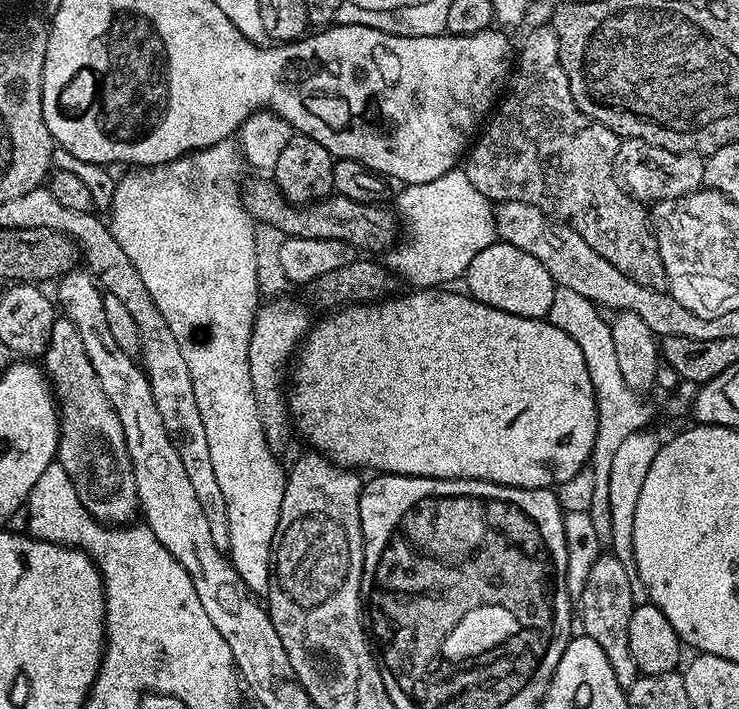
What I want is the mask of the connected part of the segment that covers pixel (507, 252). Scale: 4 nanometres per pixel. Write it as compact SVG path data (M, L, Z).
M503 242L486 246L486 250L474 254L474 262L470 262L466 273L467 280L467 295L478 302L494 306L498 310L506 310L506 314L518 314L531 320L547 317L550 302L554 302L558 287L550 278L550 270L546 270L546 266L538 262L538 258L526 254L526 250L518 250L518 246Z

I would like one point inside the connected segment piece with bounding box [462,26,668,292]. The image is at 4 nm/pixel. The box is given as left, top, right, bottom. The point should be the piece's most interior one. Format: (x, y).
(539, 148)

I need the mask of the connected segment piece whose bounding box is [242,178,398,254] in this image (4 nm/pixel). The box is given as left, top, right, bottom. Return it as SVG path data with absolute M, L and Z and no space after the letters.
M256 179L260 180L252 180L248 185L246 183L243 185L244 206L253 220L261 225L269 224L270 227L277 228L285 237L340 239L342 242L352 245L356 250L365 248L368 251L365 253L368 254L376 254L372 252L380 251L383 253L397 243L397 213L391 207L389 207L390 209L384 208L383 203L363 204L354 202L354 198L333 194L301 206L291 204L271 179Z

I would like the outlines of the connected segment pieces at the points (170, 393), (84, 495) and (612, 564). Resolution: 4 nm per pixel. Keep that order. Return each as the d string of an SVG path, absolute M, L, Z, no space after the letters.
M46 186L27 192L26 202L30 228L54 230L74 240L83 259L88 259L87 267L96 277L101 289L107 295L119 298L122 306L130 310L134 326L138 326L139 359L152 387L154 406L158 406L158 414L162 414L162 426L166 426L170 442L174 450L178 450L178 458L182 458L182 467L190 477L190 483L194 485L194 494L201 498L219 497L218 478L214 475L214 465L210 463L210 445L206 442L202 414L198 414L198 402L194 399L194 382L190 382L186 358L182 358L178 338L174 338L170 326L166 326L166 318L162 318L158 306L154 306L154 298L150 298L150 290L146 290L146 282L142 282L138 270L134 270L134 262L126 258L126 250L118 246L111 227L105 221L103 224L92 212L69 210L66 206L61 206Z
M56 319L50 330L50 346L44 352L42 360L46 365L46 375L50 381L60 417L58 463L72 479L80 504L93 518L105 526L124 524L135 516L137 519L140 498L134 480L132 459L126 450L126 434L122 430L122 422L114 406L110 406L110 398L106 398L106 390L102 390L102 382L98 382L98 374L94 374L94 366L90 366L90 358L86 358L86 346L82 346L82 334L78 334L78 326L74 326L72 320Z
M601 554L592 567L590 578L584 587L584 593L578 597L578 620L584 623L584 632L591 643L599 648L610 662L618 678L618 686L625 690L635 683L638 673L636 663L630 654L630 618L634 601L632 601L632 584L628 581L628 572L624 569L625 561L616 554Z

